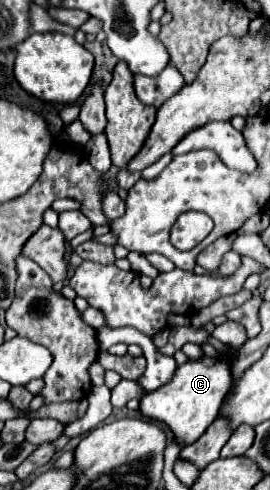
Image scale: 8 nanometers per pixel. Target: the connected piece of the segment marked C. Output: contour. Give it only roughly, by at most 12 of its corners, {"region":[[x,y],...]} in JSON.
{"region":[[203,356],[141,398],[181,446],[217,418],[231,374]]}

